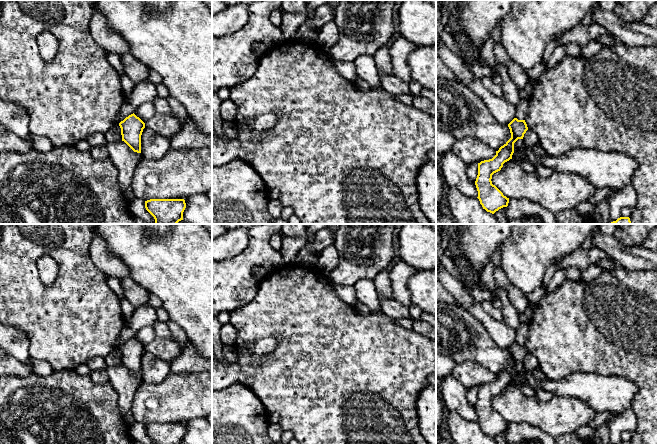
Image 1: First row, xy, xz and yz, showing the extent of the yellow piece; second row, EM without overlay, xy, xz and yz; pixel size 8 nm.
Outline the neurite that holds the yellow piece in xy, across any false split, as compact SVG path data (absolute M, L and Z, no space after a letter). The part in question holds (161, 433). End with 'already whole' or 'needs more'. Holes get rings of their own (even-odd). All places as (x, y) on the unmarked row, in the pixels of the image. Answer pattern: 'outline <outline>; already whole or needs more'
outline M150 423L145 432L155 444L183 444L186 427L184 423Z; already whole

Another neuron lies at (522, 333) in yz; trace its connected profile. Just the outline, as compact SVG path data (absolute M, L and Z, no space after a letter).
M529 321L523 322L516 329L516 341L518 344L525 344L529 334Z

